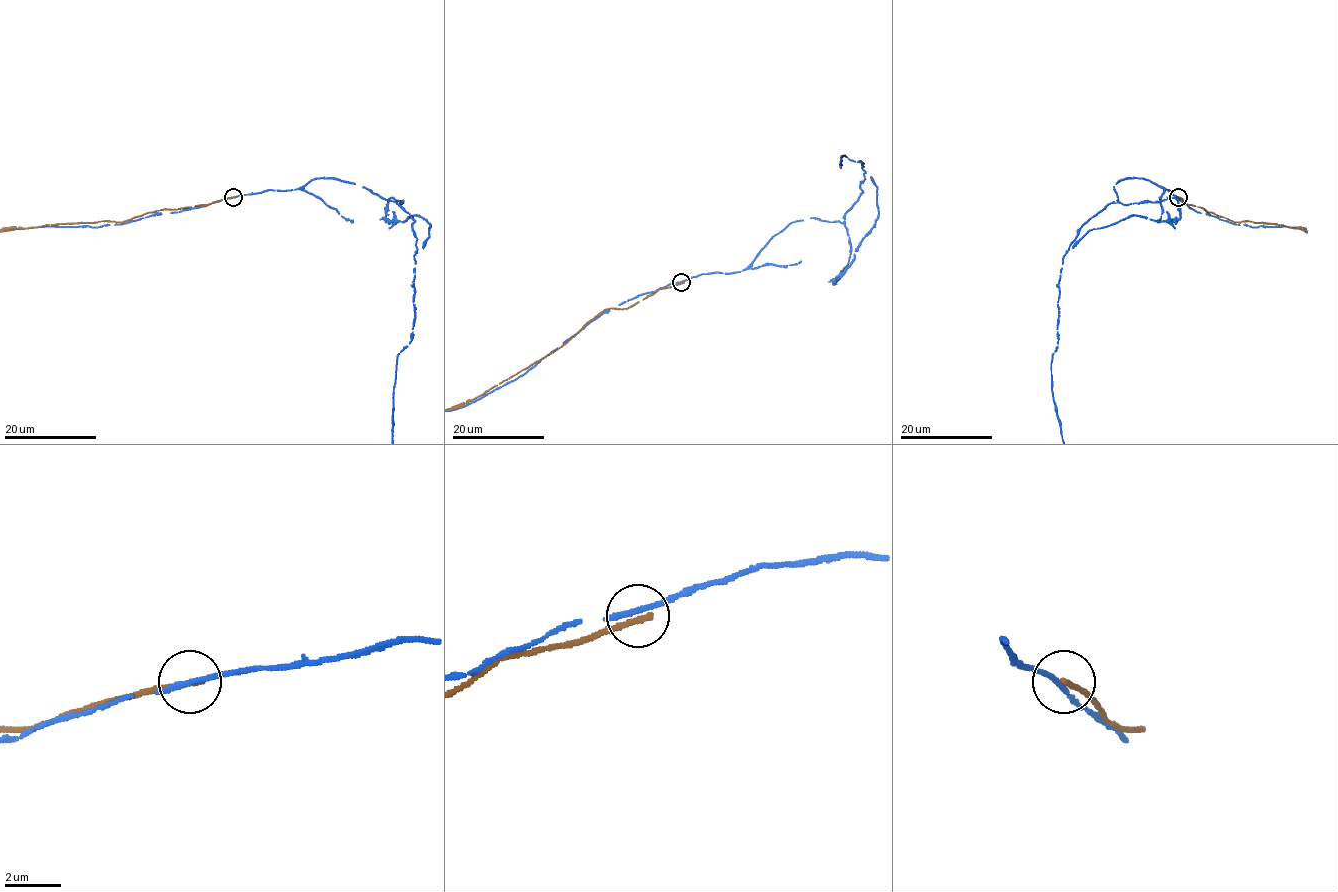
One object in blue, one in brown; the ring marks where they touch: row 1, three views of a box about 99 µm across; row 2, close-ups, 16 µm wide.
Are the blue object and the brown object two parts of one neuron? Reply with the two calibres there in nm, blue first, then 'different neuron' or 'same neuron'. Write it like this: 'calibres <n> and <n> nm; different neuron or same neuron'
calibres 260 and 220 nm; different neuron

